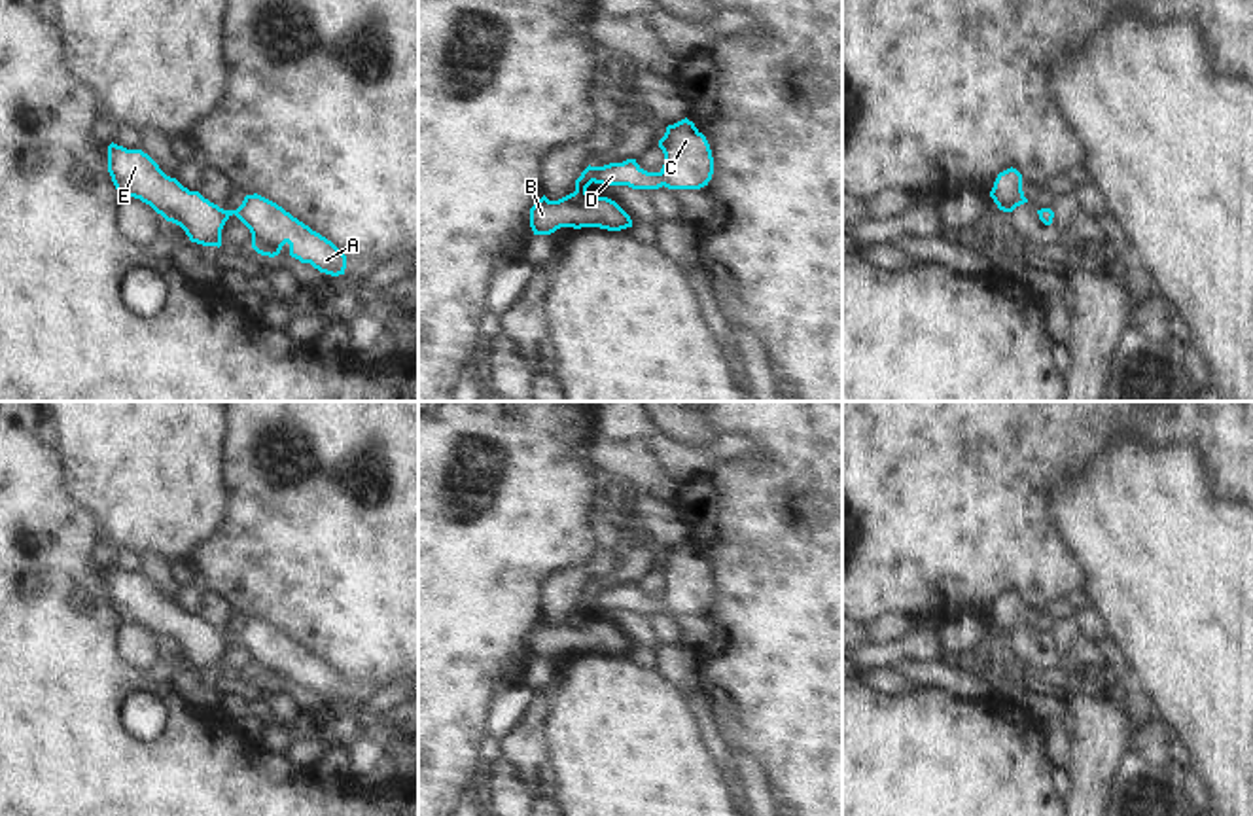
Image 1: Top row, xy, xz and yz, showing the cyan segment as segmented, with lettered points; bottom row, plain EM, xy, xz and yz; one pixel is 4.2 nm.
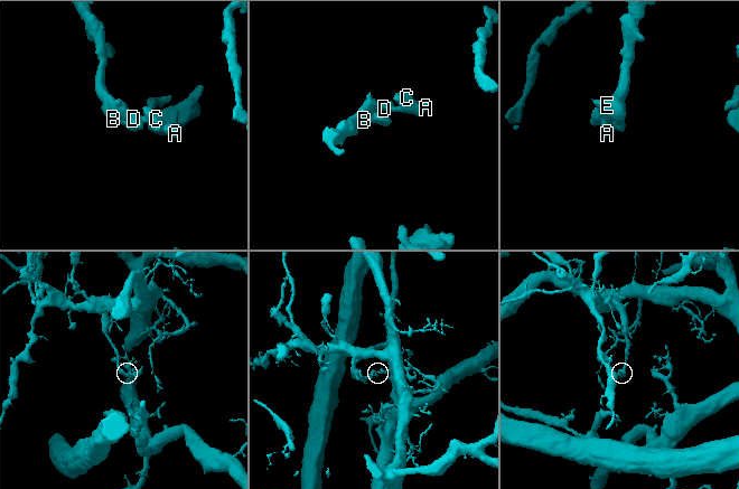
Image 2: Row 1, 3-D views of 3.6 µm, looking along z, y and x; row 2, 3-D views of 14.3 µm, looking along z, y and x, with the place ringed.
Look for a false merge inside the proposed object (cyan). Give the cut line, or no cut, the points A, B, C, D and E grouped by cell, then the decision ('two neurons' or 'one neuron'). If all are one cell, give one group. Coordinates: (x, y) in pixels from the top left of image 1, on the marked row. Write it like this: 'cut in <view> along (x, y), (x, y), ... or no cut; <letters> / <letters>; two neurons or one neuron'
no cut; A B C D E; one neuron

